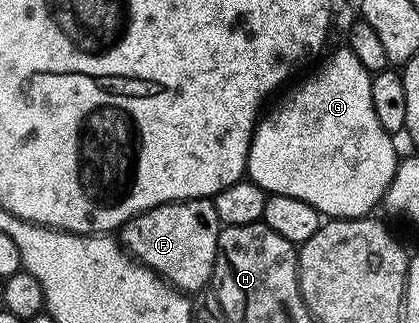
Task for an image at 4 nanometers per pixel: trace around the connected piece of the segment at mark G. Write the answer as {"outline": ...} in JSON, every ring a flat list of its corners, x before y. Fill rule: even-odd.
{"outline":[[347,46,330,52,323,57,324,65,309,80,302,81,289,96,282,97,263,113,252,133,246,176,269,194,310,202,321,217,354,220,375,213,376,204,378,208,396,173,398,155,392,145,393,137,378,122,378,114,374,114,374,102,370,98,372,76,366,66,358,62]]}

